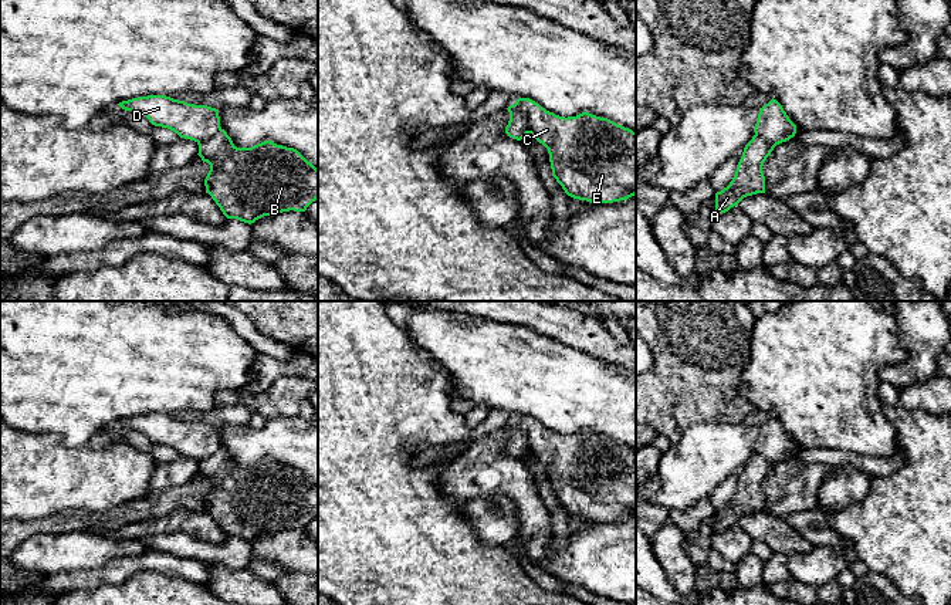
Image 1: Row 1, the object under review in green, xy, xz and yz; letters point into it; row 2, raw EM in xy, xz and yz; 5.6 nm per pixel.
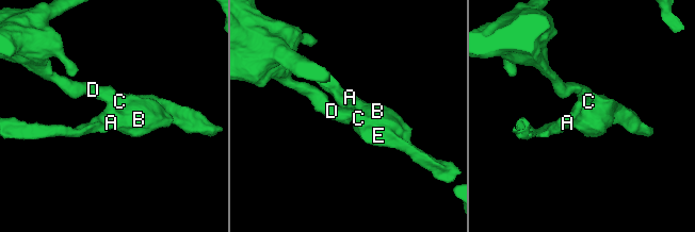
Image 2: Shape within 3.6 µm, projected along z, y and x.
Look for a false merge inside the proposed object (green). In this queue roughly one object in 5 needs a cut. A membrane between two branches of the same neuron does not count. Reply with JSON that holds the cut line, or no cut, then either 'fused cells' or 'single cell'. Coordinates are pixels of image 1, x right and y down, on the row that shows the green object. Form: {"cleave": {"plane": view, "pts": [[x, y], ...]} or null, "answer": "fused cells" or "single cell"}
{"cleave": {"plane": "xz", "pts": [[514, 104], [525, 114], [530, 132]]}, "answer": "fused cells"}

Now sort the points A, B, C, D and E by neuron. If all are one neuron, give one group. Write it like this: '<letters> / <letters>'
A B C E / D

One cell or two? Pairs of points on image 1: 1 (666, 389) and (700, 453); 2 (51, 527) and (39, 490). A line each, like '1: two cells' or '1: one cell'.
1: two cells
2: two cells

